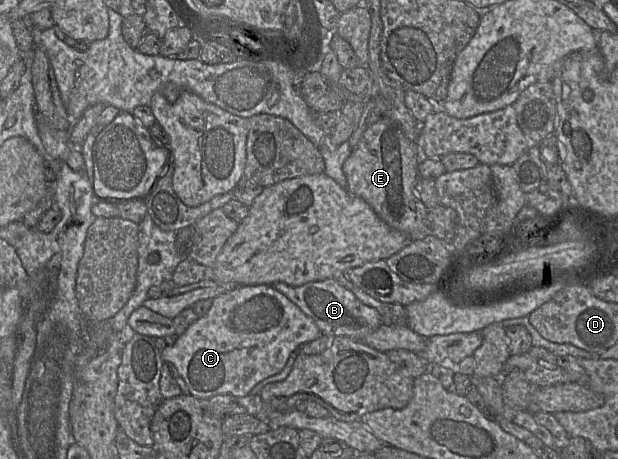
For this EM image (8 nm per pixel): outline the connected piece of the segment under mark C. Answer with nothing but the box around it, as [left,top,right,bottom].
[160,286,321,400]

